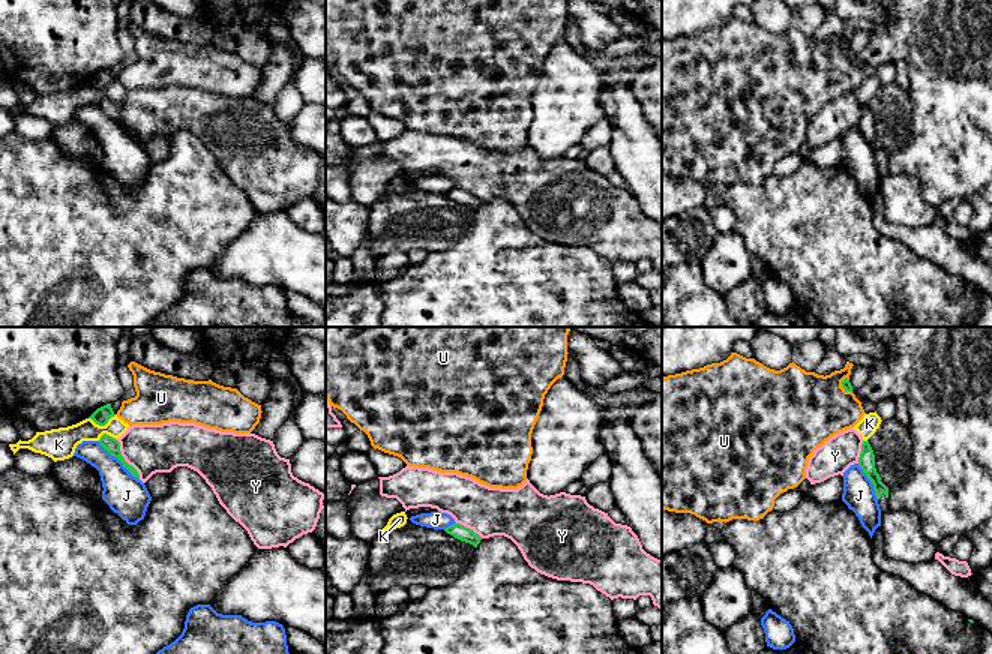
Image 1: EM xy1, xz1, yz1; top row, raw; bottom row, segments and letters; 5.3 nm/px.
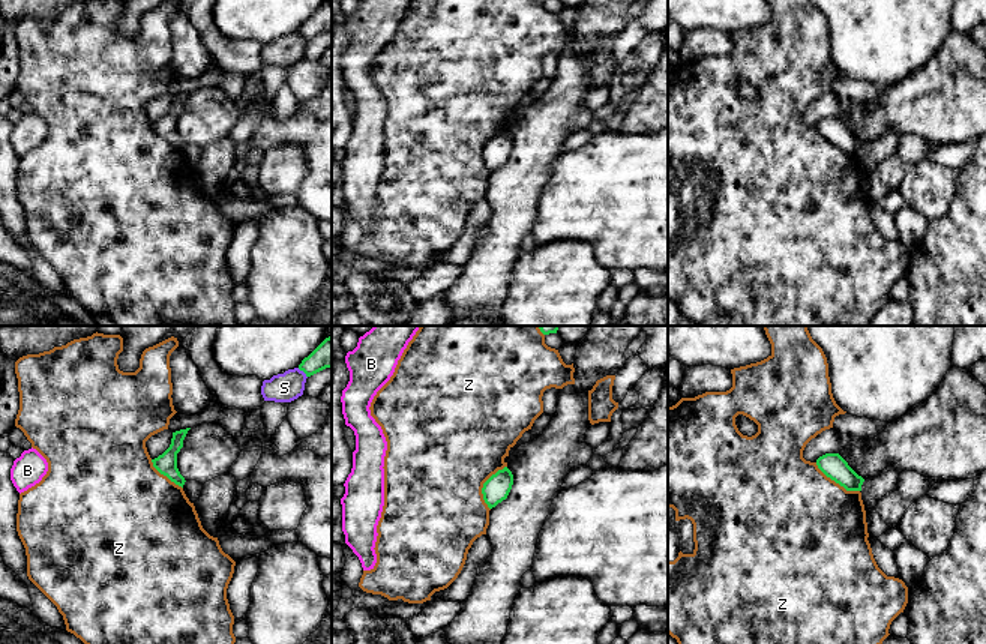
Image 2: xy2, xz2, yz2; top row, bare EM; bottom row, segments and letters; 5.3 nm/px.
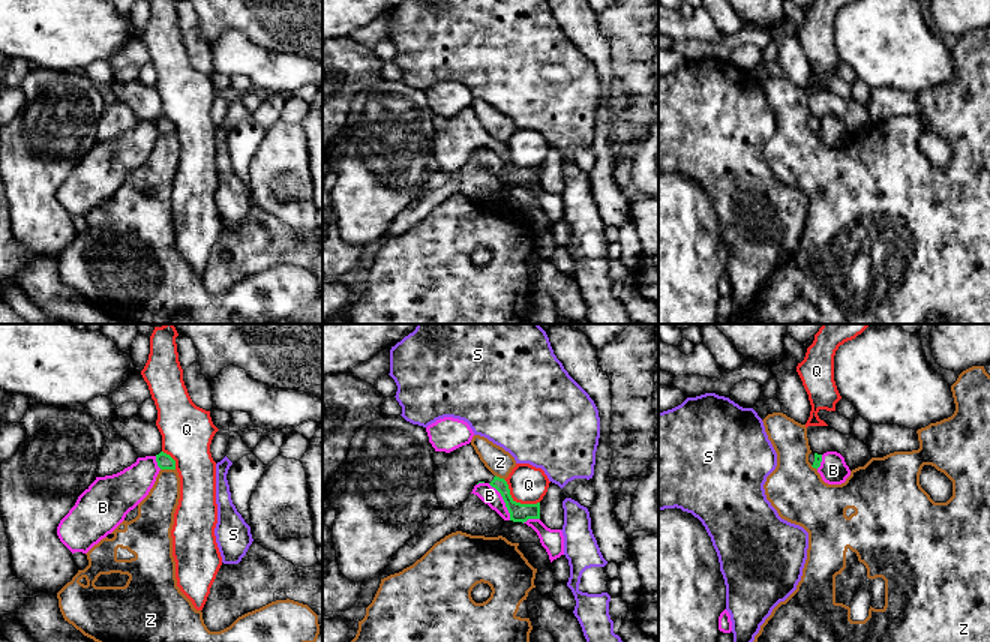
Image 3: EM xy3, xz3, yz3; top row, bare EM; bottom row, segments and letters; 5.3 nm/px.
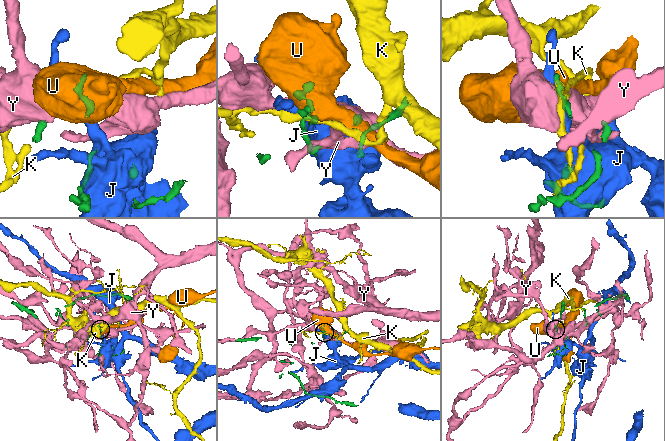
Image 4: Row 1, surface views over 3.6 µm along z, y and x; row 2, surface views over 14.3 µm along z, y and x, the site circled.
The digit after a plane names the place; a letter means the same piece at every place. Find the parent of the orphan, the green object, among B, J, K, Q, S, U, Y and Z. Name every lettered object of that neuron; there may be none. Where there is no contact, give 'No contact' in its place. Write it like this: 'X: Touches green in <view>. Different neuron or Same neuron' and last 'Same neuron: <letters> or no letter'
B: Touches green in xz3. Different neuron
J: Touches green in xy1. Different neuron
K: Touches green in xy1. Different neuron
Q: Touches green in xz3. Different neuron
S: Touches green in xy2. Different neuron
U: Touches green in yz1. Different neuron
Y: Touches green in xy1. Different neuron
Z: Touches green in xz2. Different neuron
Same neuron: no letter

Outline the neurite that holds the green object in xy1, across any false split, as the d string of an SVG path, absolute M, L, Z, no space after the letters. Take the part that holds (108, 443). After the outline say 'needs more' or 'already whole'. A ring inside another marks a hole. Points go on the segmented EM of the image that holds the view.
M104 434L104 435L101 436L101 440L99 440L99 444L101 444L111 456L117 458L117 459L123 464L123 466L125 466L134 477L137 477L137 478L140 480L138 471L137 471L132 465L129 465L129 464L125 460L125 458L122 456L120 442L119 442L116 438Z | already whole

